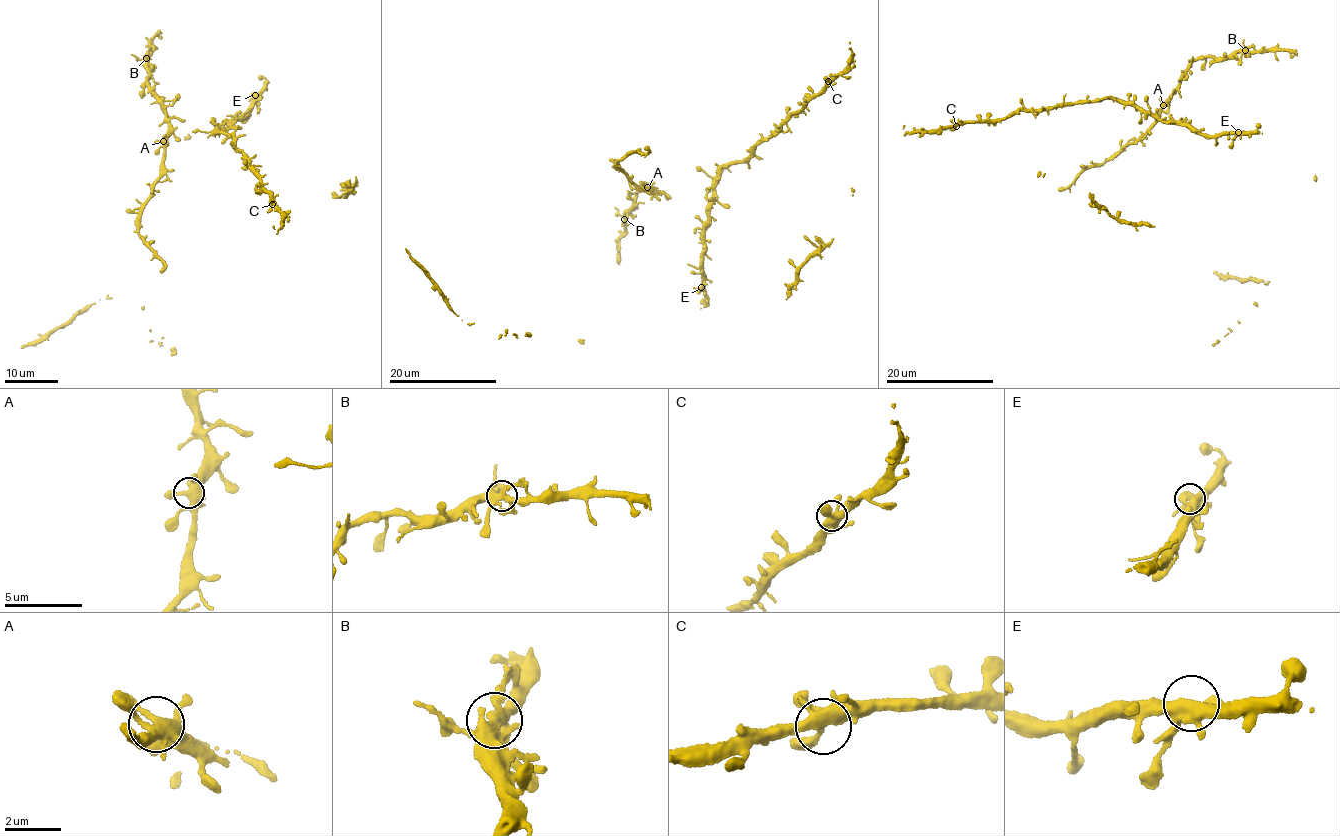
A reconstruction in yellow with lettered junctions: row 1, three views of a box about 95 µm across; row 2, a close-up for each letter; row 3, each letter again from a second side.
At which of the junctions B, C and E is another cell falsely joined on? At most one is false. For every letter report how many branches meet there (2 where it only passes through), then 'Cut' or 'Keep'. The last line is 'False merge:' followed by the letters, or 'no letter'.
B: Branches: 7. Keep
C: Branches: 5. Keep
E: Branches: 6. Keep
False merge: no letter

